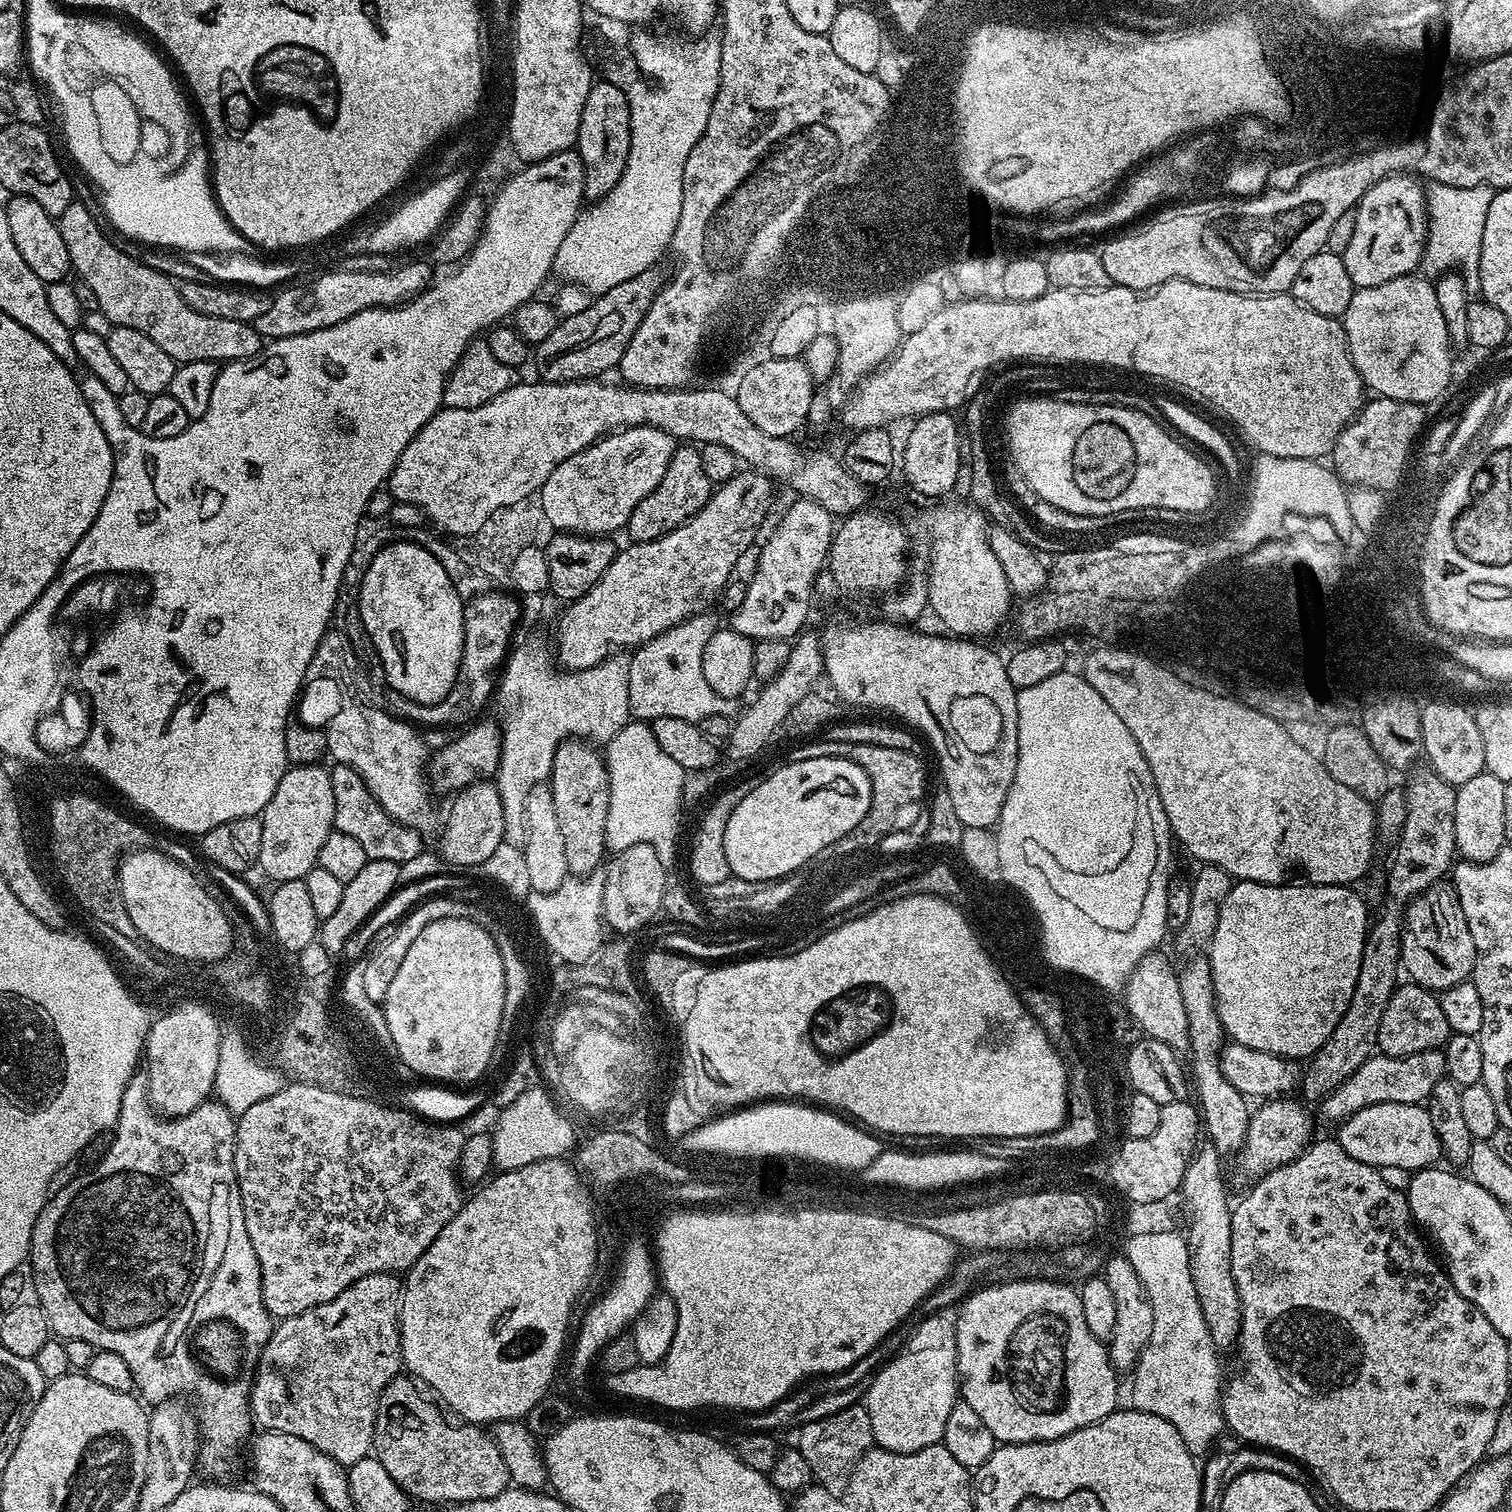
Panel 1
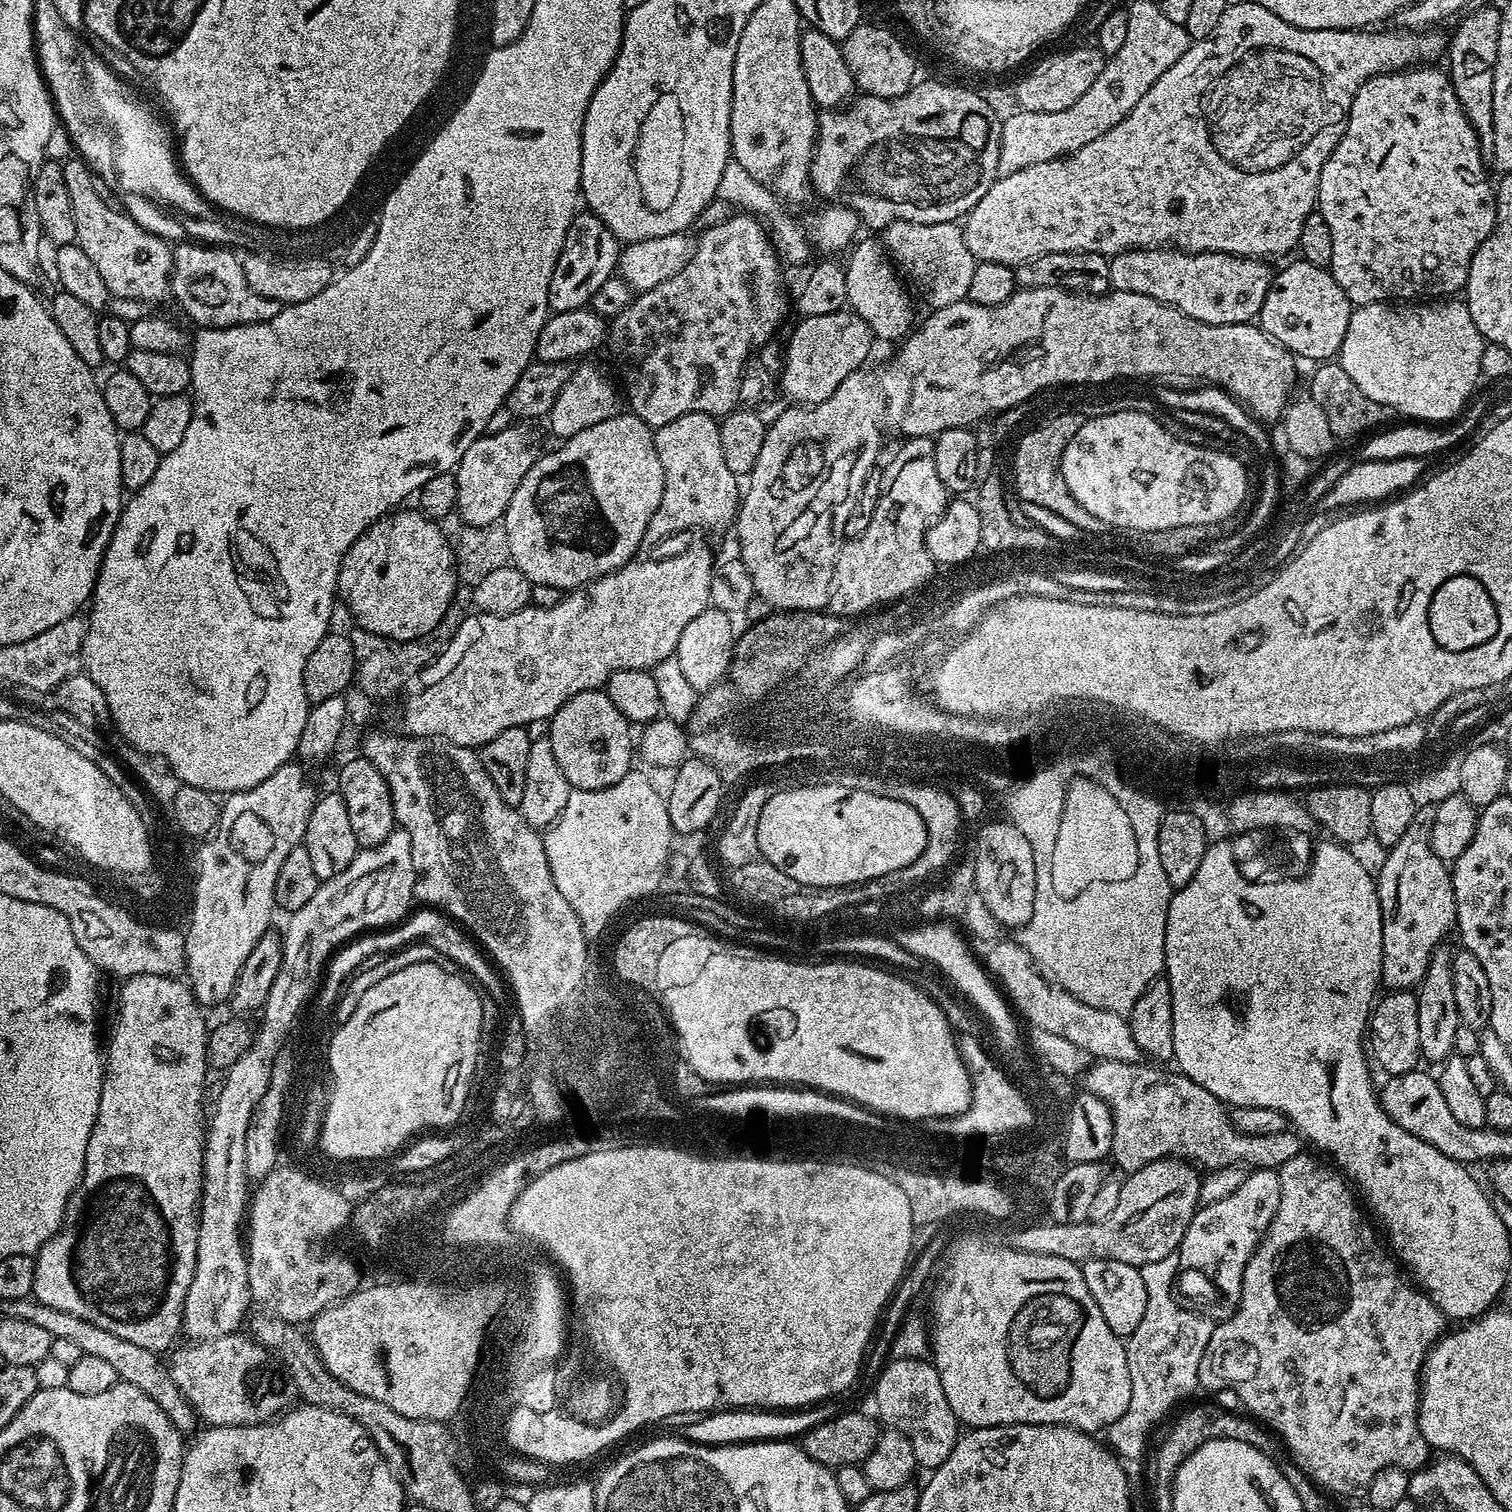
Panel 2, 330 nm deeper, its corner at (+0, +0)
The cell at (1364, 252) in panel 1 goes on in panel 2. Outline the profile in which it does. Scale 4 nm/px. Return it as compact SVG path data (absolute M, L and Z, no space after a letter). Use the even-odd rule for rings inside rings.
M1413 66L1402 72L1384 72L1370 78L1358 90L1358 94L1354 94L1354 102L1348 111L1347 120L1344 121L1342 138L1322 166L1316 195L1316 208L1322 218L1326 218L1326 226L1330 226L1330 238L1334 241L1334 258L1330 271L1338 286L1346 290L1346 298L1350 298L1353 306L1412 302L1417 298L1448 298L1467 285L1470 262L1478 246L1492 233L1492 227L1496 225L1496 193L1493 181L1488 181L1488 176L1484 173L1484 160L1486 156L1480 150L1474 126L1460 109L1458 94L1454 94L1452 80L1447 71L1440 69L1439 72L1436 66Z

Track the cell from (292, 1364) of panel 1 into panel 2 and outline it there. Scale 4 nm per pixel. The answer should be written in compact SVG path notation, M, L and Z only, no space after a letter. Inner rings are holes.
M240 1335L185 1343L185 1348L177 1347L171 1353L172 1360L167 1361L168 1372L174 1378L178 1390L182 1390L193 1412L205 1425L267 1424L285 1411L284 1400L272 1385L268 1349L247 1335Z

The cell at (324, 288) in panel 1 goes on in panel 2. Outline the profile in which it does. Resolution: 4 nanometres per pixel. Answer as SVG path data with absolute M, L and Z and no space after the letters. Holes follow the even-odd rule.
M184 242L172 253L172 274L170 277L170 296L174 301L180 303L180 308L193 320L205 328L233 328L243 324L257 324L258 322L270 322L280 313L281 304L270 298L262 298L262 294L254 294L250 290L250 282L246 282L246 274L241 257L235 251L224 246L207 246L203 248L200 244L188 244Z

